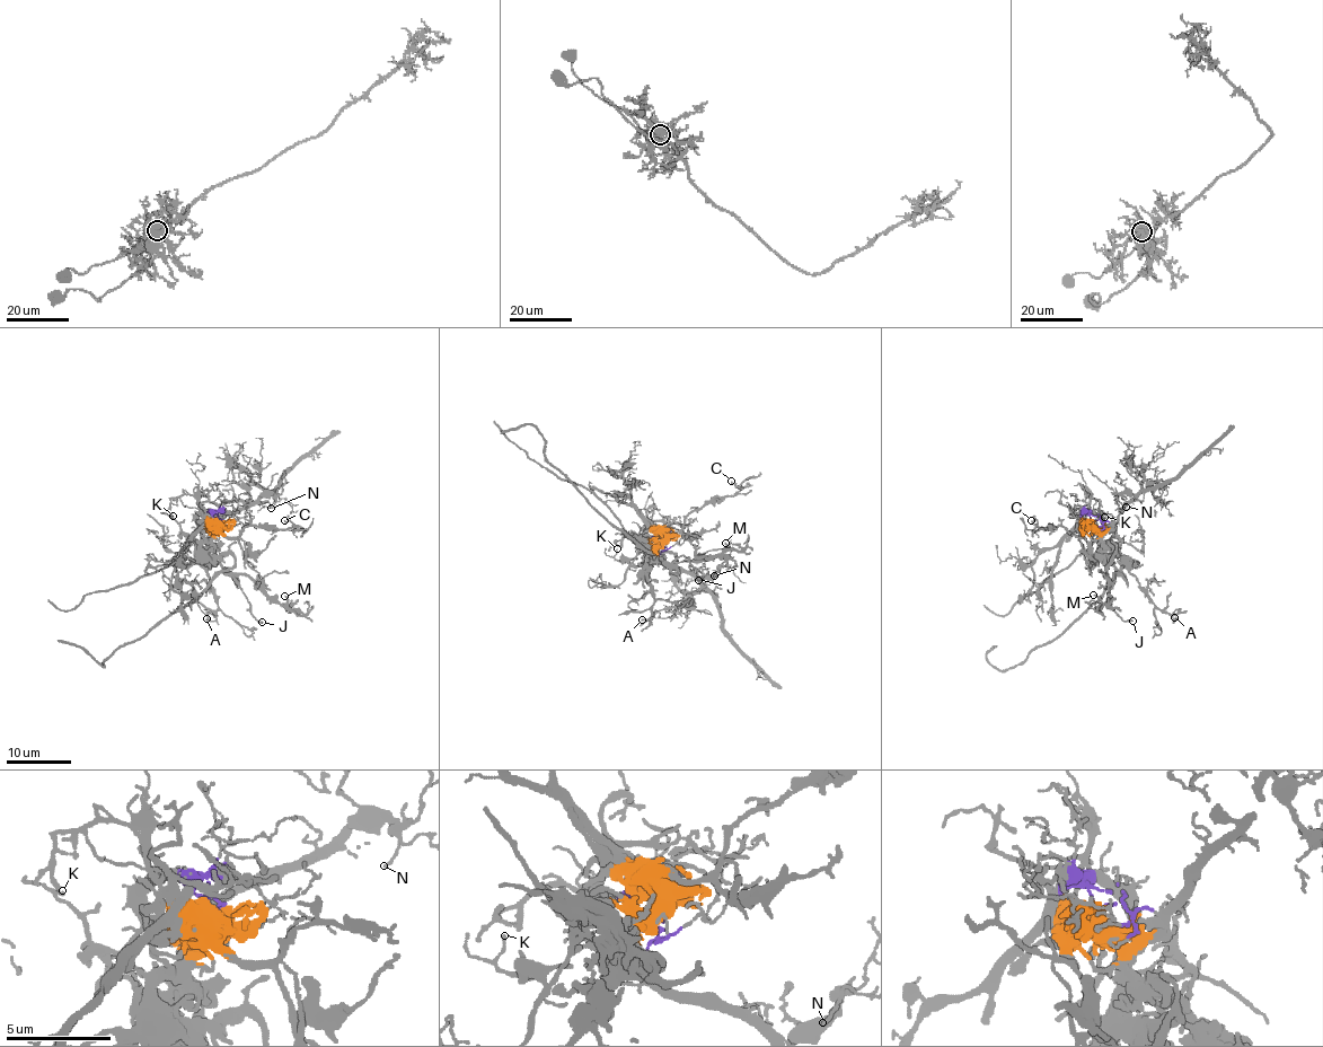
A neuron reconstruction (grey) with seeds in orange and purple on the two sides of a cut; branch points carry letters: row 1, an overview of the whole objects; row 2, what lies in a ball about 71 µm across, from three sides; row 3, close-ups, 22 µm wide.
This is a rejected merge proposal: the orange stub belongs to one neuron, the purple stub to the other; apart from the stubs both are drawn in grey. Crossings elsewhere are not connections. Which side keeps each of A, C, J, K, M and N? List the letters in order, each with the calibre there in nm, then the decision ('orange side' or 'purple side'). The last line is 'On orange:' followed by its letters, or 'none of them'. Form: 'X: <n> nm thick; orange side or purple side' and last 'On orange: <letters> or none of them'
A: 150 nm thick; orange side
C: 100 nm thick; orange side
J: 170 nm thick; orange side
K: 130 nm thick; orange side
M: 170 nm thick; orange side
N: 100 nm thick; purple side
On orange: A, C, J, K, M

